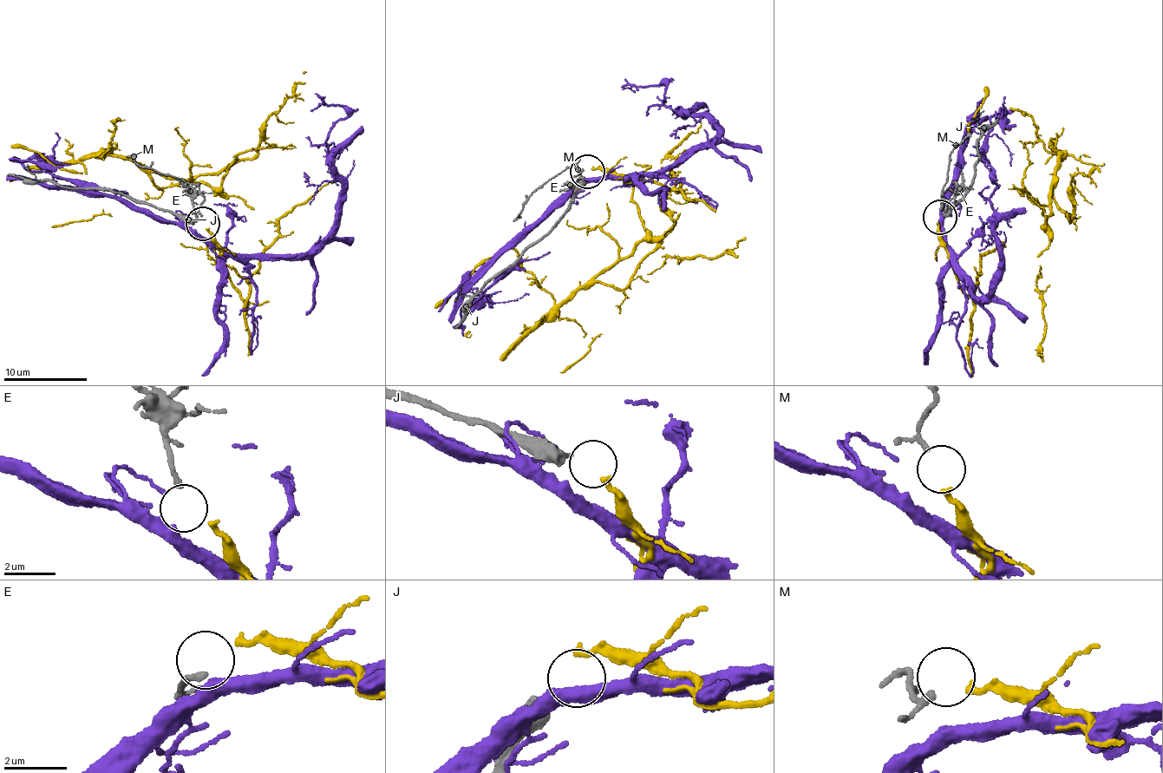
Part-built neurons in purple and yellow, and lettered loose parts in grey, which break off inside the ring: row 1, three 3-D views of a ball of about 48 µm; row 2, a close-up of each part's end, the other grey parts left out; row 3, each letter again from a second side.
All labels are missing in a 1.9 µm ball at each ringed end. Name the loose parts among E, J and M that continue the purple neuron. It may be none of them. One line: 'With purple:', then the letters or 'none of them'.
With purple: E

